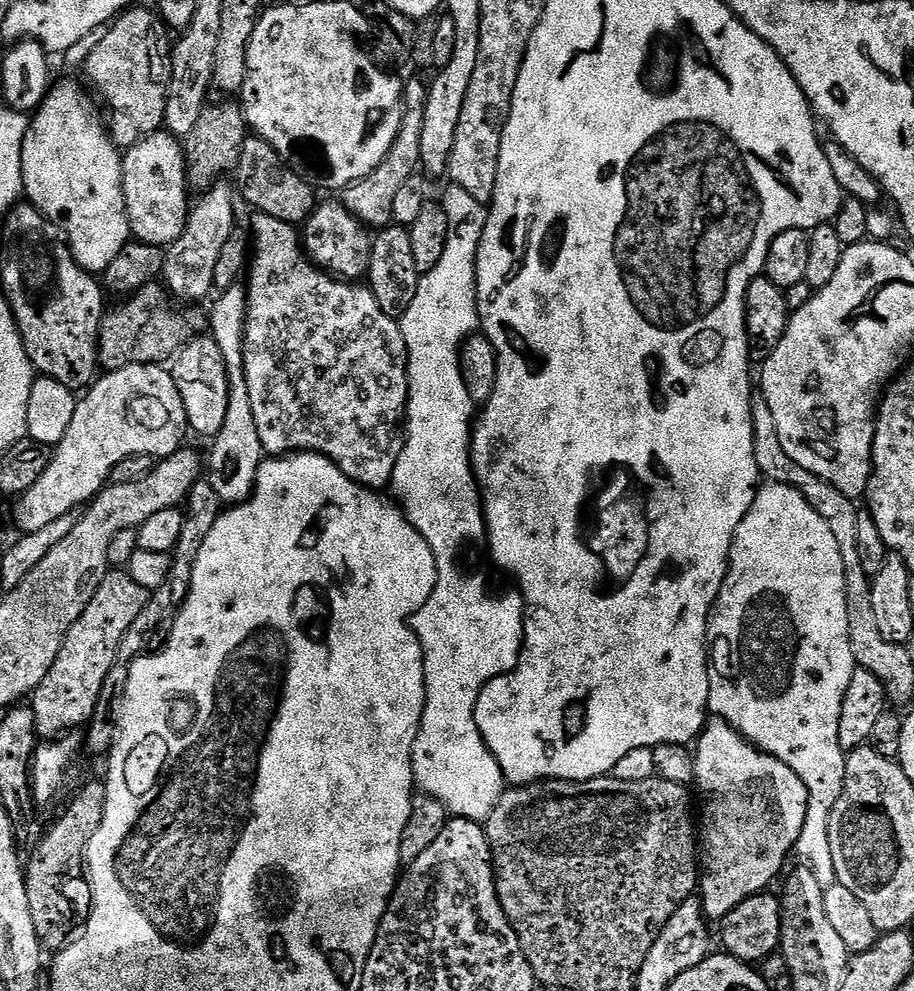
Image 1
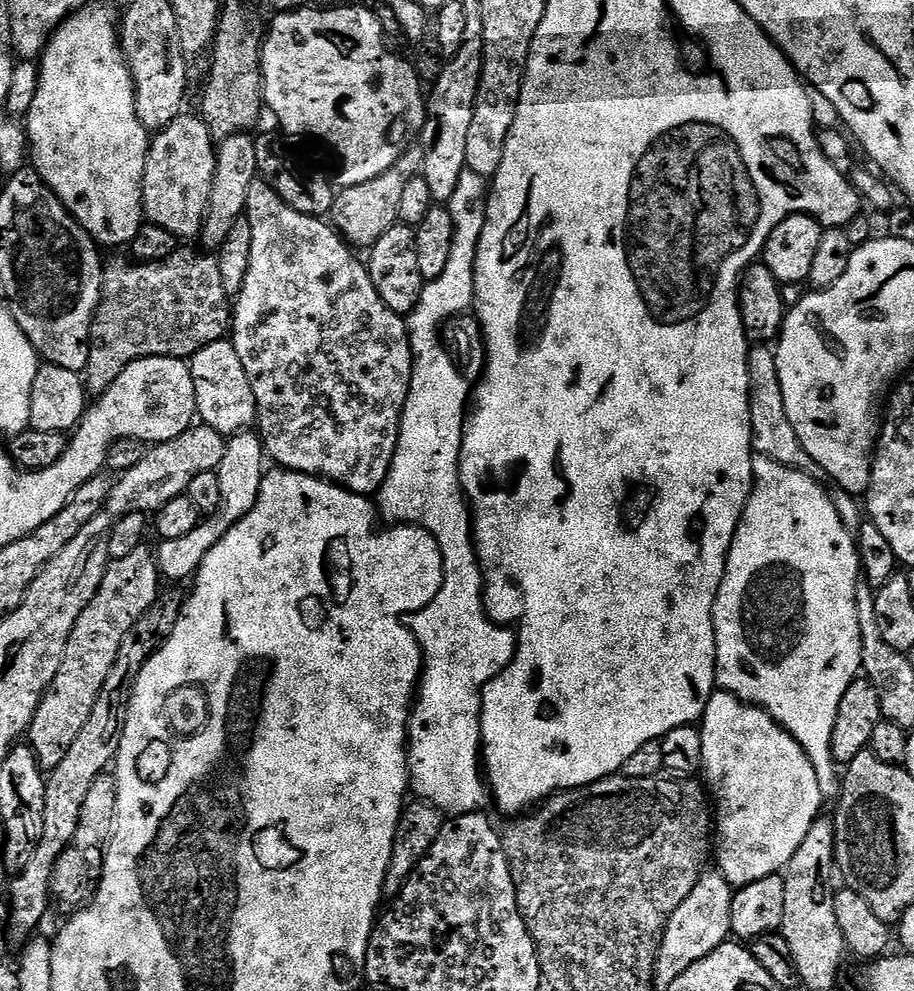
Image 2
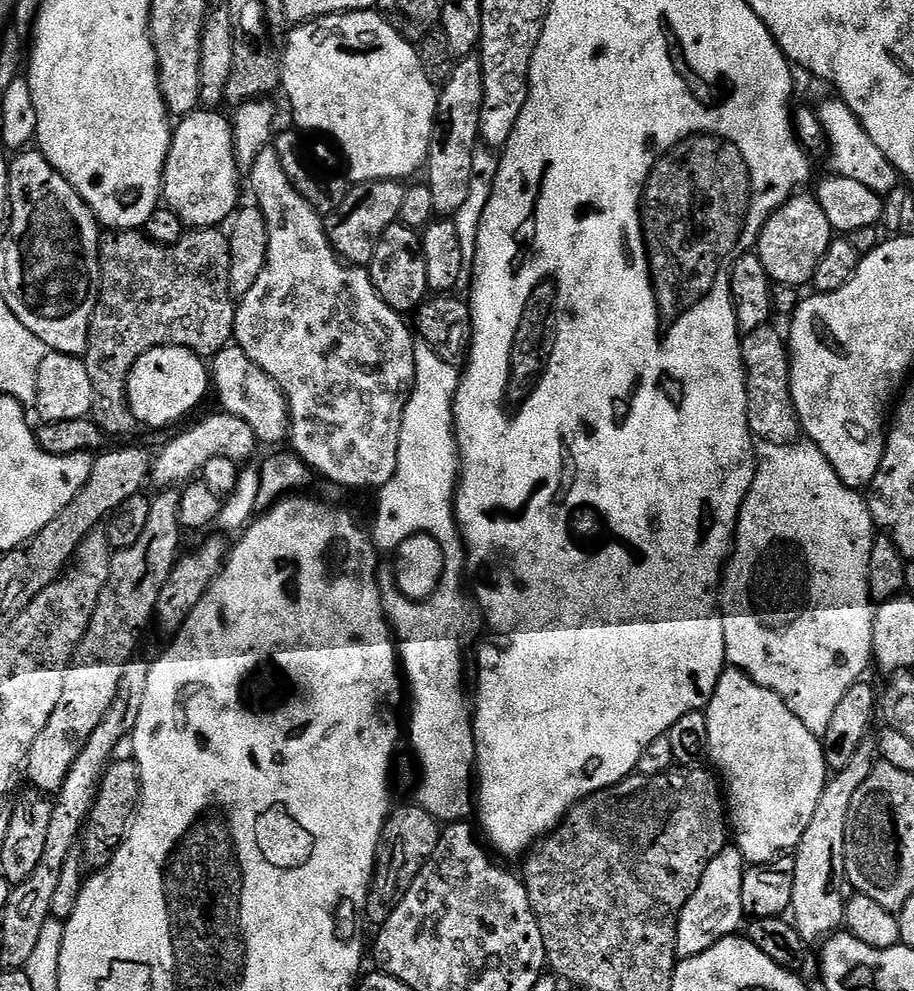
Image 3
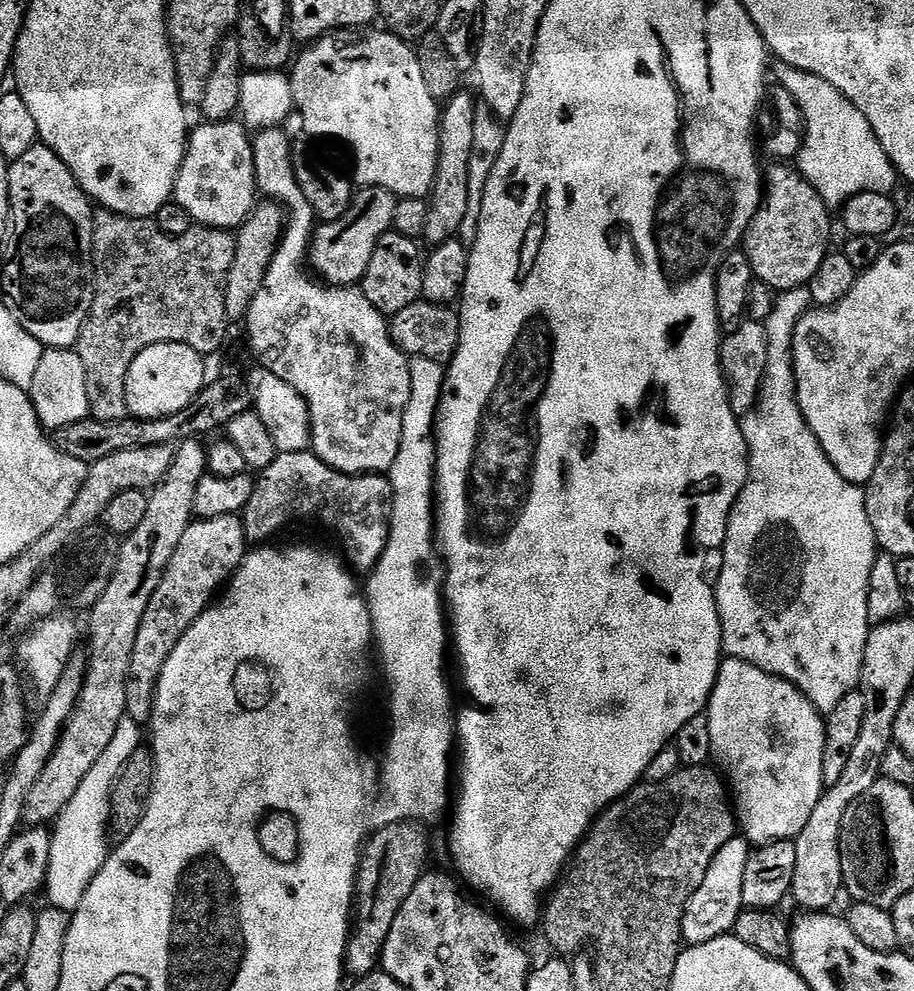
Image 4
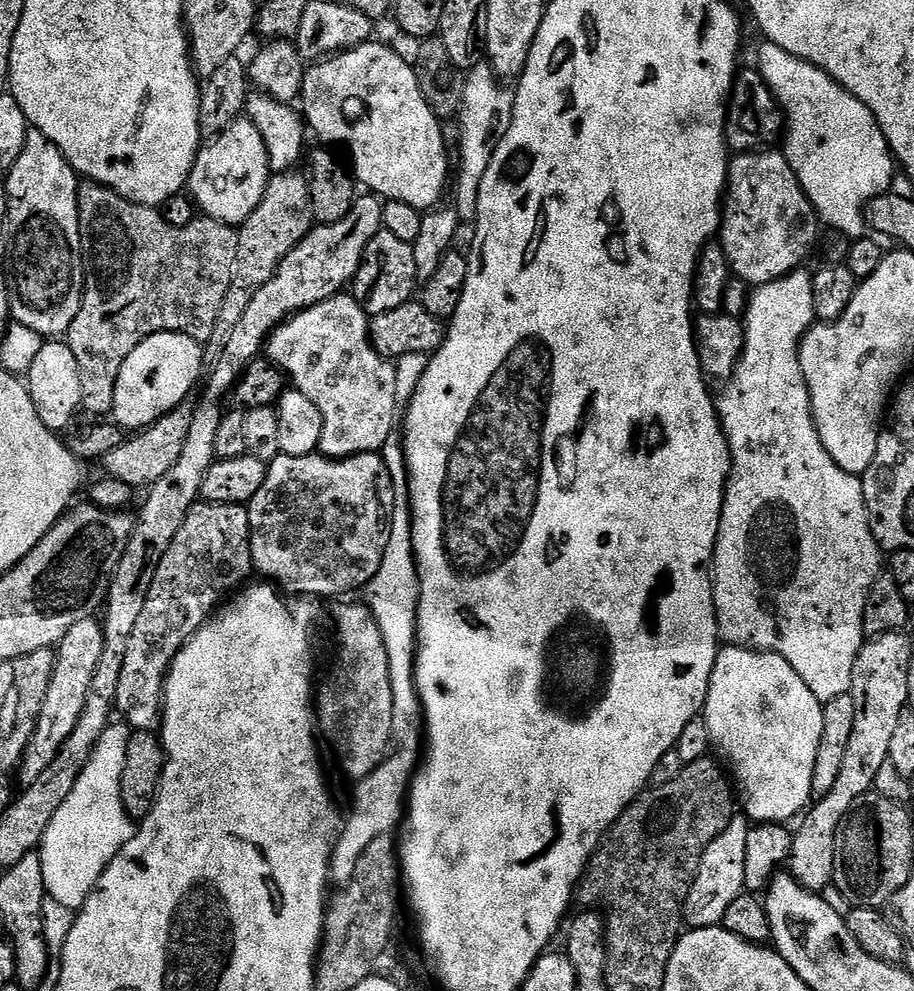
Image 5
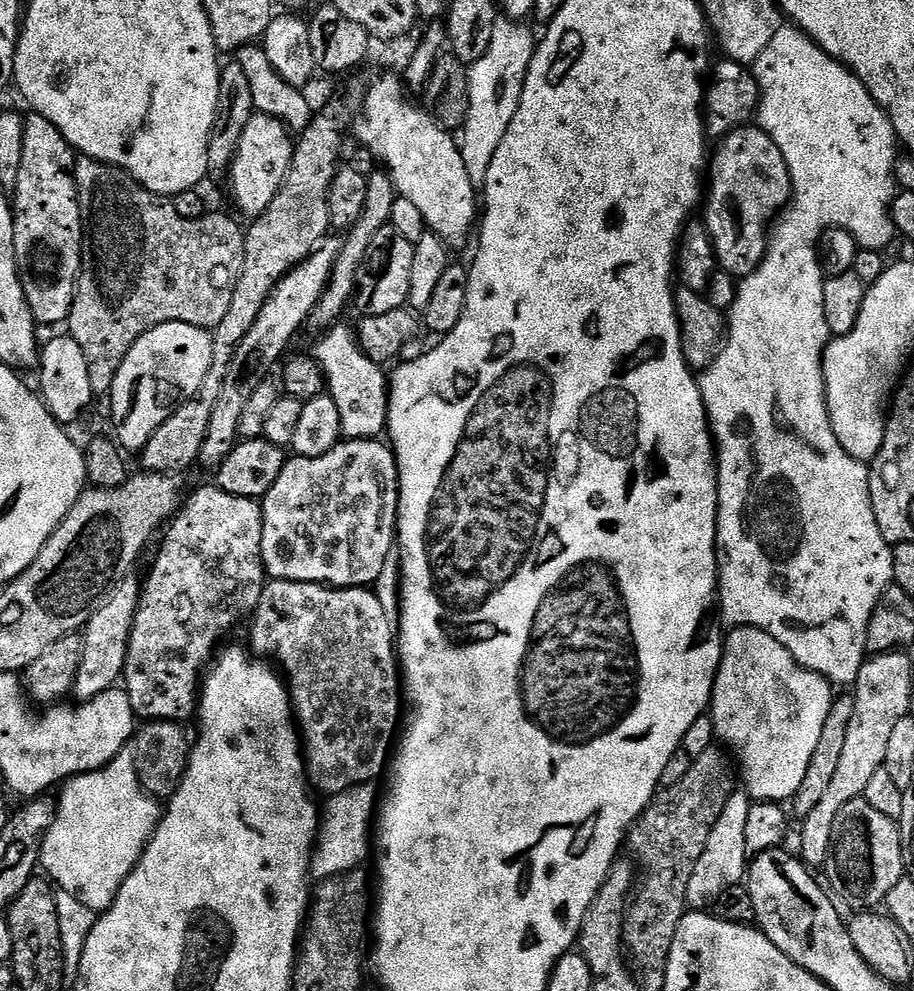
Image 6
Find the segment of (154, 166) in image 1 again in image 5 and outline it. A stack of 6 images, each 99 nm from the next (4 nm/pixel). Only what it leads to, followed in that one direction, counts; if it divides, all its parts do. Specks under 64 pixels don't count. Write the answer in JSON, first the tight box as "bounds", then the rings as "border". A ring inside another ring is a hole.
{"bounds":[187,118,274,226],"border":[[[247,118],[235,120],[227,130],[209,140],[212,141],[207,141],[196,154],[187,191],[207,219],[239,226],[258,210],[258,202],[262,202],[262,194],[266,194],[266,186],[274,175],[268,147],[258,126]]]}

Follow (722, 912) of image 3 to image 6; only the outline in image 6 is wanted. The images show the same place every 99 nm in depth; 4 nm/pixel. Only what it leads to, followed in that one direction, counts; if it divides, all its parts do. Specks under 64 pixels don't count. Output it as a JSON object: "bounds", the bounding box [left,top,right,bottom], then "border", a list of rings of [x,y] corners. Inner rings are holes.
{"bounds":[686,790,753,909],"border":[[[744,790],[733,791],[732,797],[726,802],[726,810],[722,810],[718,822],[714,822],[710,838],[706,842],[706,850],[702,850],[702,858],[698,858],[694,866],[690,886],[686,886],[689,909],[711,909],[720,894],[745,879],[750,863],[750,854],[746,850],[746,821],[752,805],[753,801]]]}

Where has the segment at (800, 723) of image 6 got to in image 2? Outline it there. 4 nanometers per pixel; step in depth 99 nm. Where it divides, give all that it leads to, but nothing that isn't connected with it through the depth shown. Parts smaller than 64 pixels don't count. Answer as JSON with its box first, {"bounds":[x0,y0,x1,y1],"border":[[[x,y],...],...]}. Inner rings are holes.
{"bounds":[698,690,824,890],"border":[[[723,690],[713,691],[710,702],[704,711],[704,719],[698,724],[700,733],[702,734],[702,762],[704,763],[703,775],[708,775],[706,779],[706,788],[710,793],[711,799],[714,801],[714,864],[720,875],[726,878],[726,882],[731,884],[733,889],[739,890],[745,888],[748,884],[758,882],[767,876],[775,876],[783,873],[789,862],[794,858],[794,854],[798,850],[798,846],[802,846],[802,842],[806,838],[806,834],[810,834],[813,824],[816,823],[821,815],[820,803],[823,802],[824,796],[820,793],[820,775],[821,773],[812,765],[812,759],[802,750],[802,746],[798,746],[798,742],[793,736],[785,730],[780,724],[776,723],[774,717],[758,708],[754,704],[746,704],[737,696]]]}

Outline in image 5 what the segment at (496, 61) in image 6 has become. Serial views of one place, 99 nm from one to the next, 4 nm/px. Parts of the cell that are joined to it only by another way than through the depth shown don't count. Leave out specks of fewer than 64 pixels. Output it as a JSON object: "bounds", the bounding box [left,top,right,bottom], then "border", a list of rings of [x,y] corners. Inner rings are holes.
{"bounds":[454,64,515,226],"border":[[[479,64],[473,67],[468,73],[467,76],[465,77],[465,83],[464,83],[464,94],[463,94],[463,108],[460,110],[458,114],[458,121],[460,120],[462,124],[462,128],[460,130],[460,172],[458,174],[458,180],[454,182],[454,188],[456,184],[456,198],[457,200],[454,201],[454,207],[456,209],[456,212],[459,214],[459,218],[461,220],[461,223],[463,225],[472,226],[475,225],[478,222],[477,218],[477,210],[478,210],[478,190],[481,189],[481,184],[482,184],[482,178],[485,177],[486,174],[486,169],[488,165],[490,164],[490,160],[493,157],[494,150],[497,149],[498,142],[501,138],[505,136],[506,130],[509,129],[510,122],[513,120],[513,106],[515,104],[515,95],[513,94],[513,91],[509,88],[506,87],[505,85],[501,84],[501,81],[499,80],[499,77],[496,76],[496,74],[493,72],[491,67],[486,64]]]}

